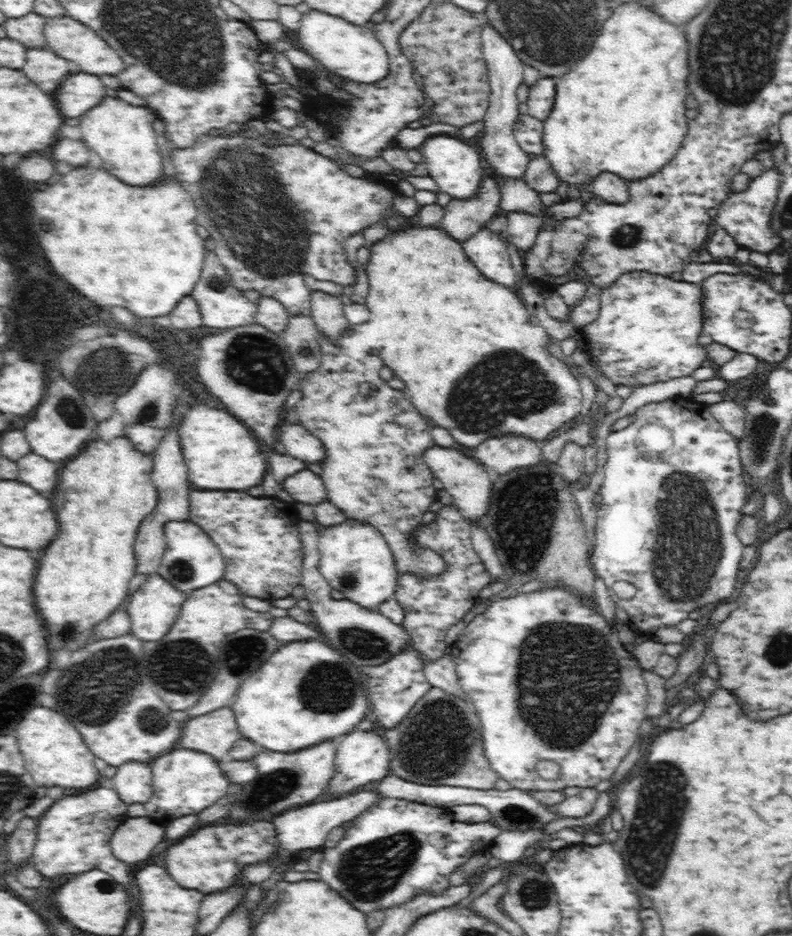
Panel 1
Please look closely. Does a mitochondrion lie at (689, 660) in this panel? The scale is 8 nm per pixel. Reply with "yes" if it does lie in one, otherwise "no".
no

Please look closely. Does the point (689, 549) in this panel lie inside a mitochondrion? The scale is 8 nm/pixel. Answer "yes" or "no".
yes

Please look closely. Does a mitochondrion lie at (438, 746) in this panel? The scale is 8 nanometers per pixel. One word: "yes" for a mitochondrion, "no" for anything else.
yes

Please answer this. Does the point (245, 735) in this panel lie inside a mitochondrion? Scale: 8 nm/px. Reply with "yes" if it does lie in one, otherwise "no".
no

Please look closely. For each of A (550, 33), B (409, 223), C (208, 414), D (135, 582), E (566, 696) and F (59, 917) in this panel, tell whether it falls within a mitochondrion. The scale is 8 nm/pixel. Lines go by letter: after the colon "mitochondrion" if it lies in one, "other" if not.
A: mitochondrion
B: other
C: other
D: other
E: mitochondrion
F: other

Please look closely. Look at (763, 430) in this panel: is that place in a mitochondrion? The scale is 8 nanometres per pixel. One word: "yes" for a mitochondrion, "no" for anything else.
yes

